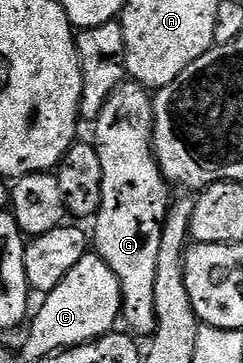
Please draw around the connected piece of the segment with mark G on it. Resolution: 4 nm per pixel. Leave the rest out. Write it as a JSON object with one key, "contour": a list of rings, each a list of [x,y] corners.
{"contour":[[[132,81],[120,83],[111,93],[107,105],[103,105],[101,115],[95,121],[97,127],[91,136],[91,142],[99,153],[99,162],[103,165],[103,197],[101,207],[92,220],[91,243],[95,254],[110,267],[118,278],[122,289],[122,307],[120,318],[126,323],[134,336],[152,336],[157,328],[155,317],[155,269],[159,258],[159,241],[163,241],[163,225],[169,216],[171,198],[170,184],[153,155],[153,100],[150,92],[141,84]]]}

